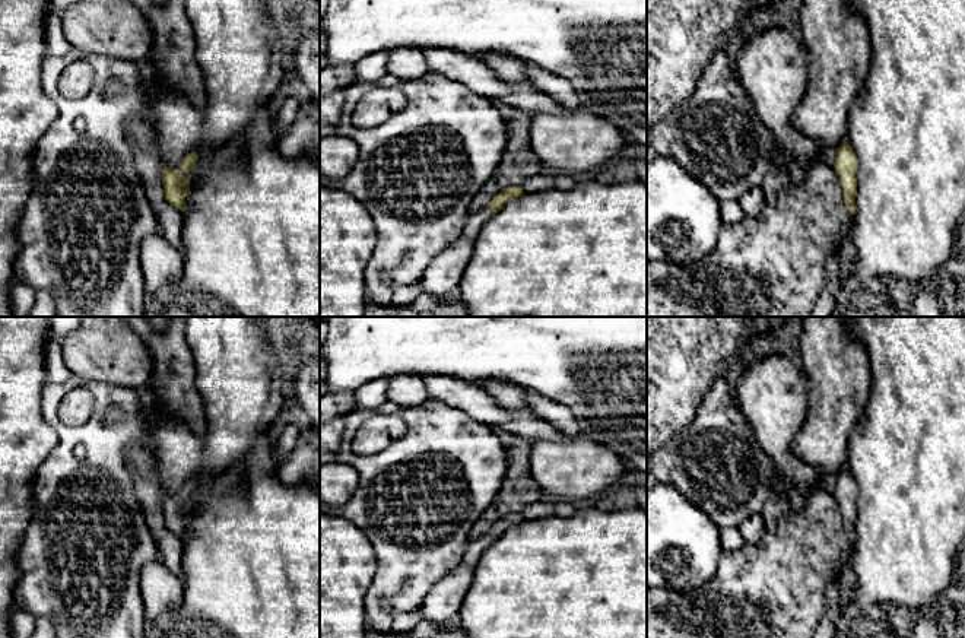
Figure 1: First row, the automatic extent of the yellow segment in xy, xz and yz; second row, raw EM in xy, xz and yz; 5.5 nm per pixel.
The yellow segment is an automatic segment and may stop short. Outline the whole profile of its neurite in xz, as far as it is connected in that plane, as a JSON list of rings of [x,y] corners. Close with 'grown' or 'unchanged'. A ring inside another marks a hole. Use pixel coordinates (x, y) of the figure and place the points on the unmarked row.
[[[521,512],[508,514],[495,521],[486,534],[470,540],[467,550],[461,559],[461,565],[476,566],[483,550],[488,549],[495,540],[498,540],[508,529],[518,526],[524,521]]]; grown

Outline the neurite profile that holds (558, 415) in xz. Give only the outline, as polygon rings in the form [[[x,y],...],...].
[[[534,391],[526,393],[526,401],[537,419],[550,423],[555,429],[562,432],[565,438],[574,438],[583,434],[578,420],[565,404],[549,400]]]

